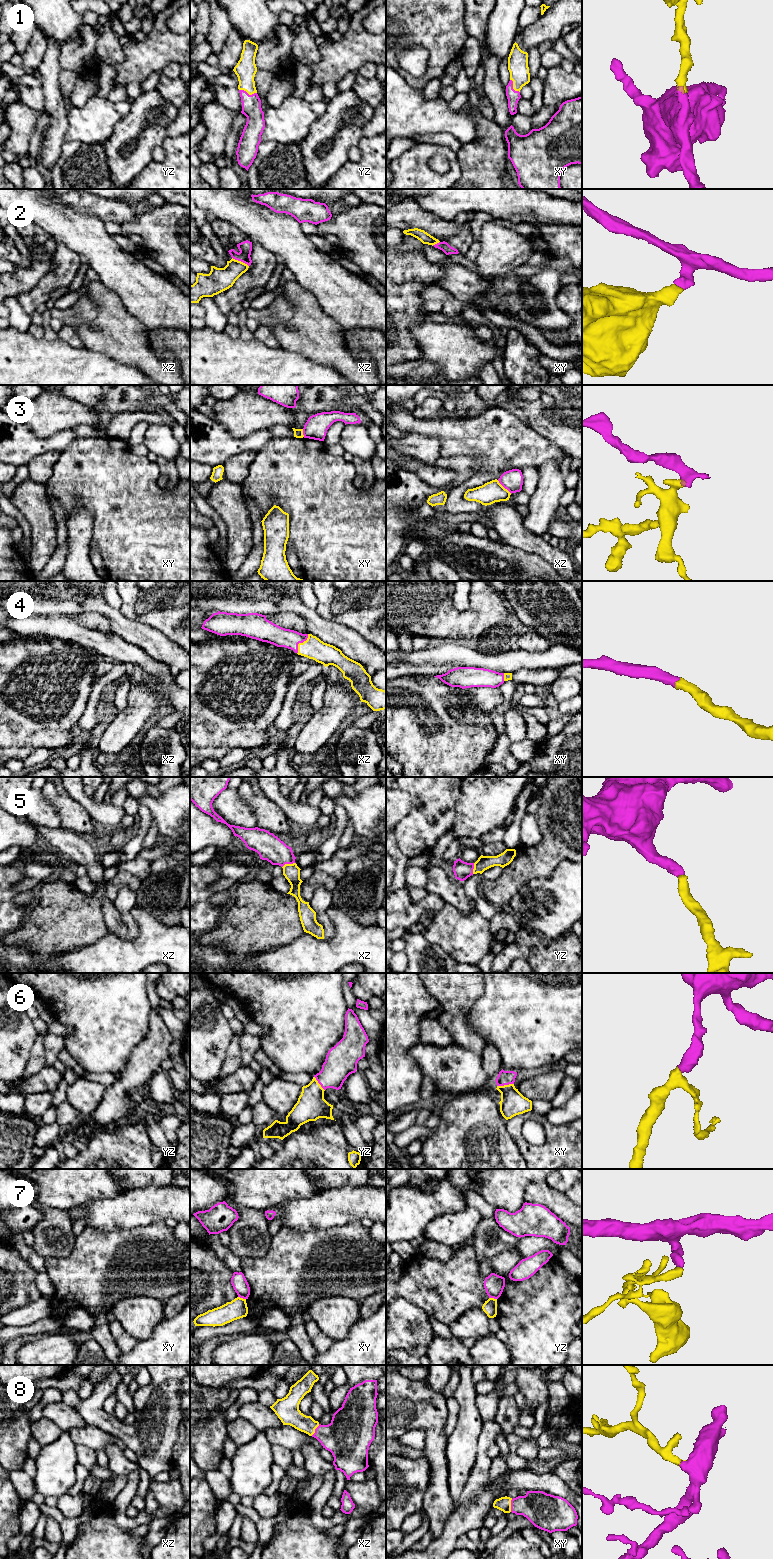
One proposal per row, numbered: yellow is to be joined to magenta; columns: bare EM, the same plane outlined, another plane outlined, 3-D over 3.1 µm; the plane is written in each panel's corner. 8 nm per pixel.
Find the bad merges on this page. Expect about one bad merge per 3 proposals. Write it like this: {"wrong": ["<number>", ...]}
{"wrong": ["3", "7"]}

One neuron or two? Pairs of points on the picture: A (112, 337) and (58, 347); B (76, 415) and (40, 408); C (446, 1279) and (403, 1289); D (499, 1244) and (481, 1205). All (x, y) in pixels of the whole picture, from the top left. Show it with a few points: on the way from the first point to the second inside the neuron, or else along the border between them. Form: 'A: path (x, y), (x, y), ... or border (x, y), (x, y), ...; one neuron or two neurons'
A: border (84, 347), (97, 352), (103, 352), (106, 355); two neurons
B: path (67, 413), (49, 413); one neuron
C: path (435, 1282), (421, 1282), (414, 1285); one neuron
D: path (492, 1234), (488, 1230), (488, 1215); one neuron

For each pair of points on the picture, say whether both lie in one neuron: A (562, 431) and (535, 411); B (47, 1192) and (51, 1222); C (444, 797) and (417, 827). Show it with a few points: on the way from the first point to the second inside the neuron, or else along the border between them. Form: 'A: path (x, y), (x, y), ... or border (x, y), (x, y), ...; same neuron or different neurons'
A: path (555, 427), (542, 418); same neuron
B: border (37, 1197), (44, 1205), (68, 1211); different neurons
C: path (437, 804), (424, 820); same neuron

